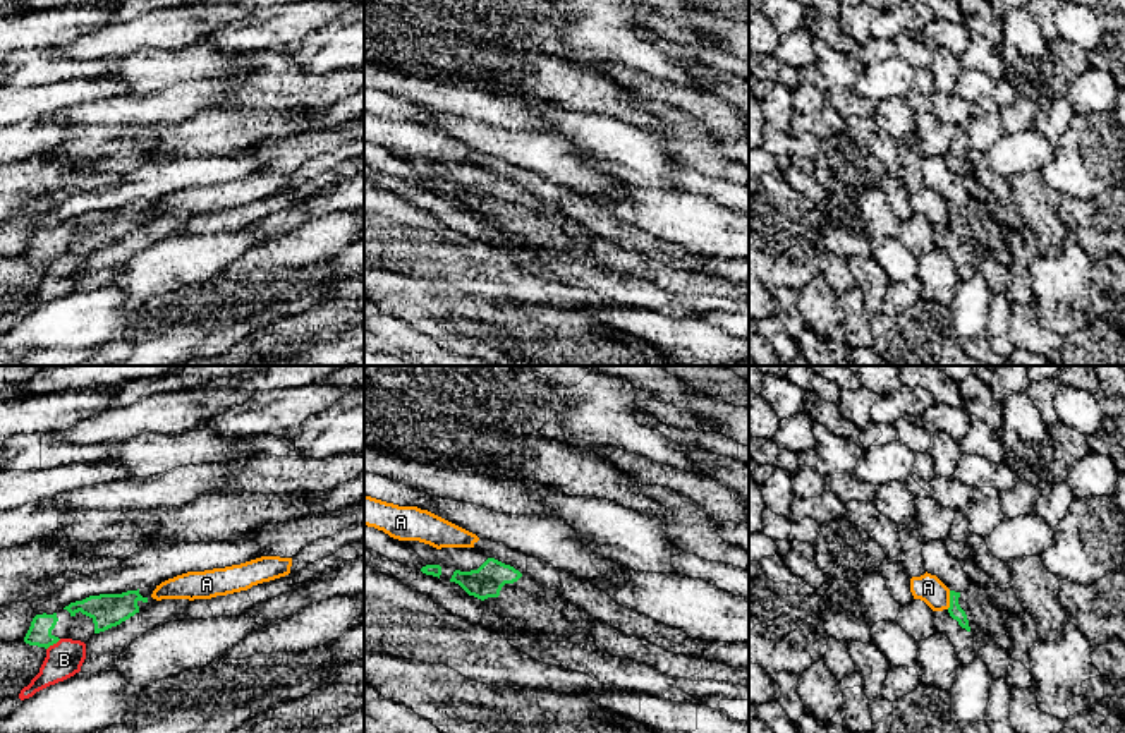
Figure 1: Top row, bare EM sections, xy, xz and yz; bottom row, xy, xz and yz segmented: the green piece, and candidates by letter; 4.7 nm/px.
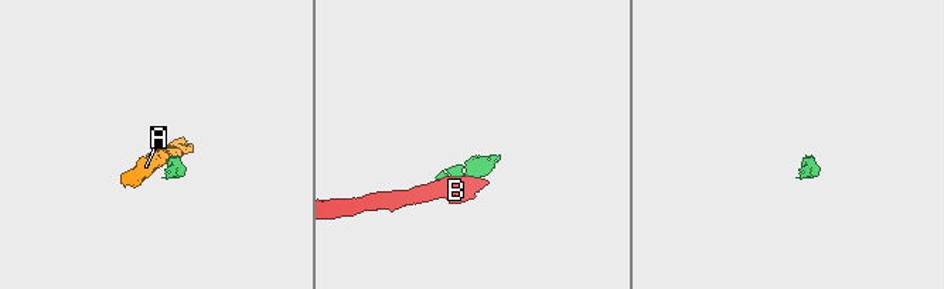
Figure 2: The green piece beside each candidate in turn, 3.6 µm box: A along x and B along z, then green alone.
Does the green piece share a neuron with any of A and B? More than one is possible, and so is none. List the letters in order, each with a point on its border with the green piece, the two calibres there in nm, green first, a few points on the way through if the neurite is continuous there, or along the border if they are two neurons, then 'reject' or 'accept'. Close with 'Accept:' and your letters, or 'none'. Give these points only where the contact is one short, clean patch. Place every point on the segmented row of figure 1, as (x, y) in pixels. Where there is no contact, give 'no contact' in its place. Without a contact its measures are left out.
A: contact yz (950, 599); calibres 70 and 130 nm; border yz (950, 591), (950, 605), (947, 608); reject
B: contact xy (54, 642); calibres 110 and 170 nm; reject
Accept: none

